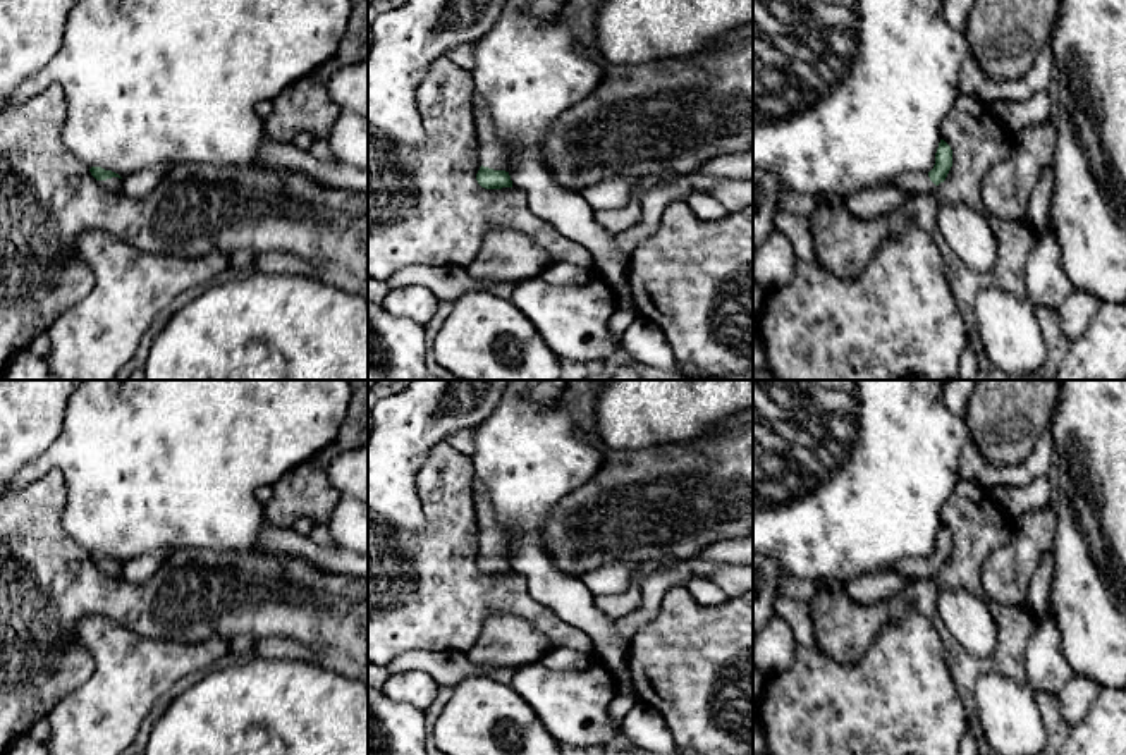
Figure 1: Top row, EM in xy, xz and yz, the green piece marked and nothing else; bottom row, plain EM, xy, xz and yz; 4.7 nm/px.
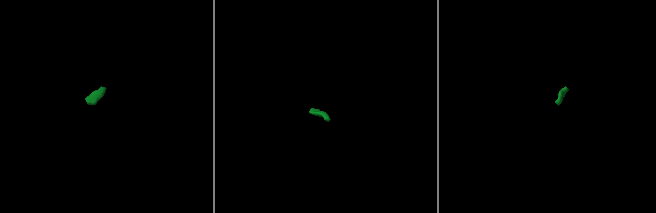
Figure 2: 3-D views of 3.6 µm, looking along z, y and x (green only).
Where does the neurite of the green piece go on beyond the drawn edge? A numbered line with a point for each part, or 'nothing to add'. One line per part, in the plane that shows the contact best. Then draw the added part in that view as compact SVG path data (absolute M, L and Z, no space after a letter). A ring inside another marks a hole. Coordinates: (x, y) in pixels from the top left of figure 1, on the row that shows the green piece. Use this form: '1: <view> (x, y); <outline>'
1: xy (114, 184); M112 177L107 181L98 181L105 189L112 191L112 193L119 193L122 189L122 179L119 177Z

